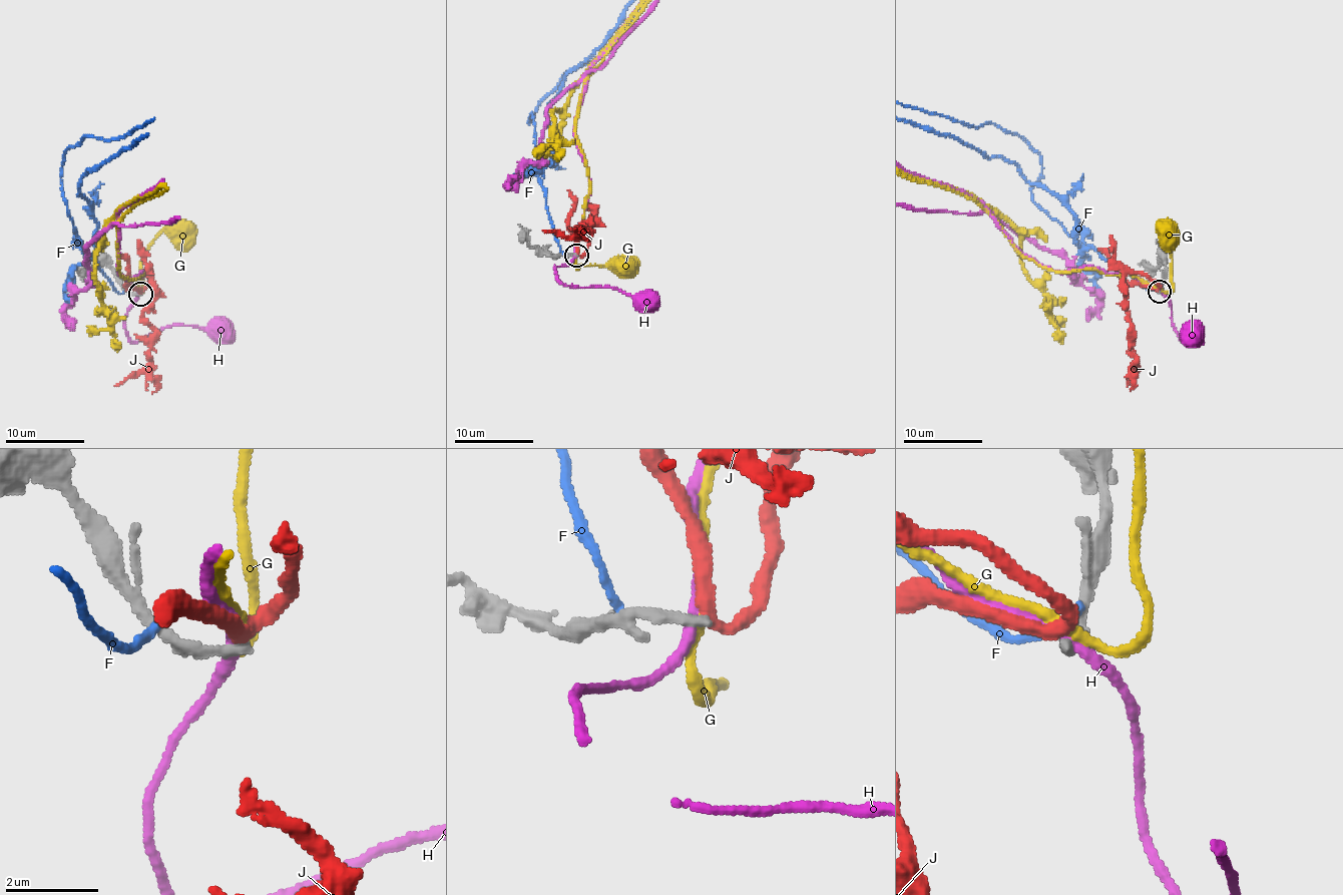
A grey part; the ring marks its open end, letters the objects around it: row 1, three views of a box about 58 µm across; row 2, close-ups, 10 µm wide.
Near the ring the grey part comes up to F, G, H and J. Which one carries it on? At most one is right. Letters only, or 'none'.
none

